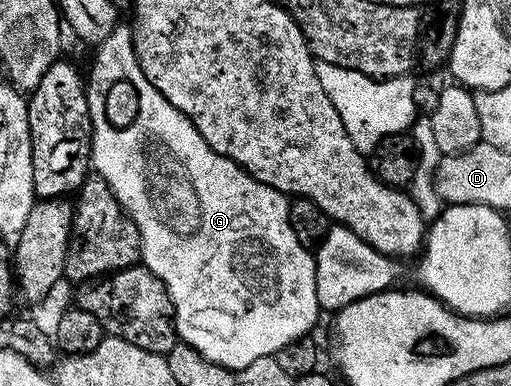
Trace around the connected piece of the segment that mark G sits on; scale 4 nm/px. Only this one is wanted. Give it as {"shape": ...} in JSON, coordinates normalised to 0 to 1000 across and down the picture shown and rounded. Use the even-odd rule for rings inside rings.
{"shape":[[[221,70],[209,101],[186,127],[188,158],[180,166],[180,189],[170,189],[168,197],[172,306],[180,313],[178,433],[186,453],[209,472],[215,492],[227,505],[227,521],[270,585],[280,692],[292,694],[325,741],[337,785],[346,873],[380,907],[393,912],[411,938],[456,959],[489,948],[489,938],[515,922],[538,922],[552,907],[552,896],[601,873],[609,863],[603,858],[616,845],[618,826],[630,816],[618,749],[618,668],[583,617],[583,606],[575,606],[575,585],[564,560],[566,510],[546,497],[542,487],[505,472],[458,417],[427,399],[399,365],[395,347],[387,347],[387,337],[372,316],[372,306],[364,306],[364,295],[333,275],[333,264],[325,264],[325,254],[317,254],[317,244],[309,244],[309,233],[294,223],[286,192],[278,192],[274,163],[266,155],[266,132],[258,127],[256,80],[249,70],[235,70]]]}

